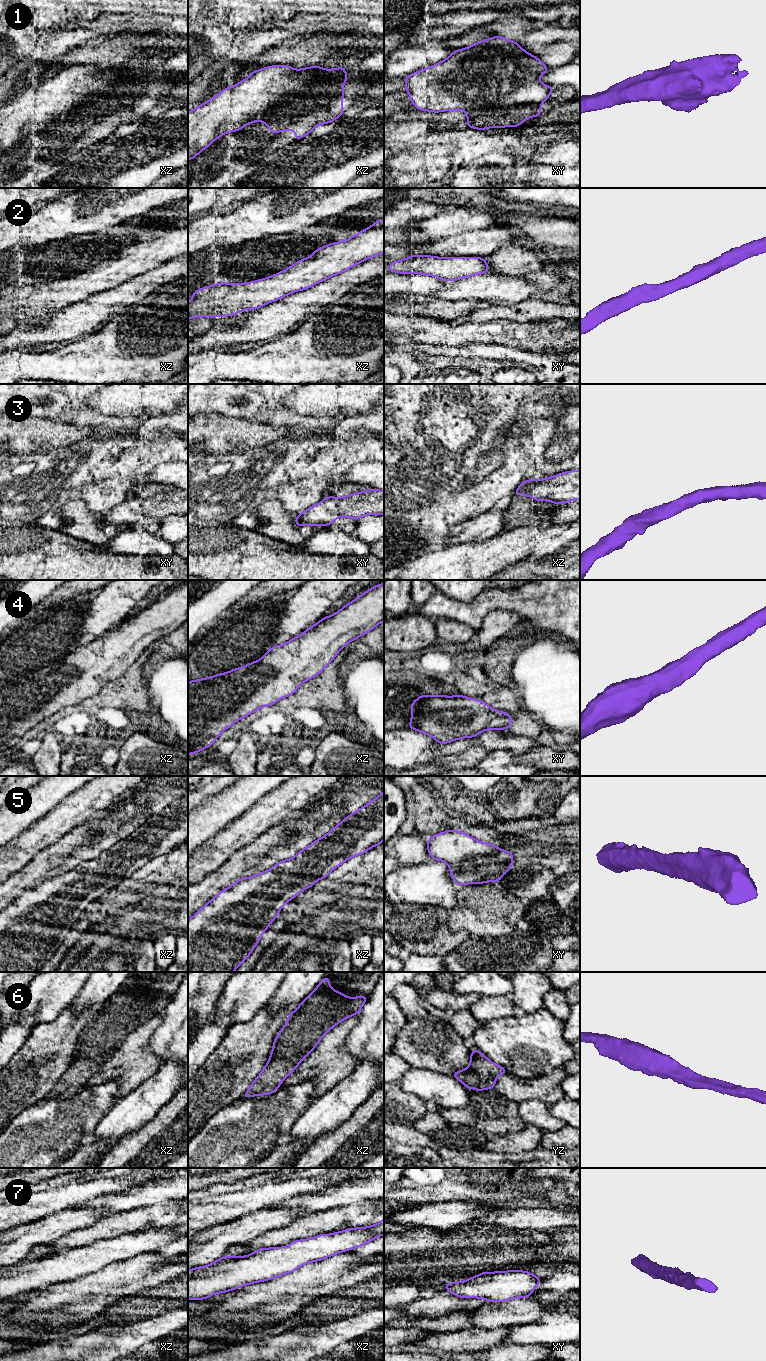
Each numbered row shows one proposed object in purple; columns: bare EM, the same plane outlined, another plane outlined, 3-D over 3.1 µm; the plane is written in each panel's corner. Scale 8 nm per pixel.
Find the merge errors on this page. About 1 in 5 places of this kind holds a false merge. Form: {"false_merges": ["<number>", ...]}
{"false_merges": []}

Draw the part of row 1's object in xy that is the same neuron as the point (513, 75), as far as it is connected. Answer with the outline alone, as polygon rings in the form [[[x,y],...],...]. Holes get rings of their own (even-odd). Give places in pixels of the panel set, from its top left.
[[[495,36],[455,50],[436,65],[406,76],[404,90],[419,110],[435,113],[464,111],[467,114],[466,124],[470,128],[517,128],[526,119],[541,114],[541,104],[554,88],[540,82],[540,76],[549,70],[516,41]]]

